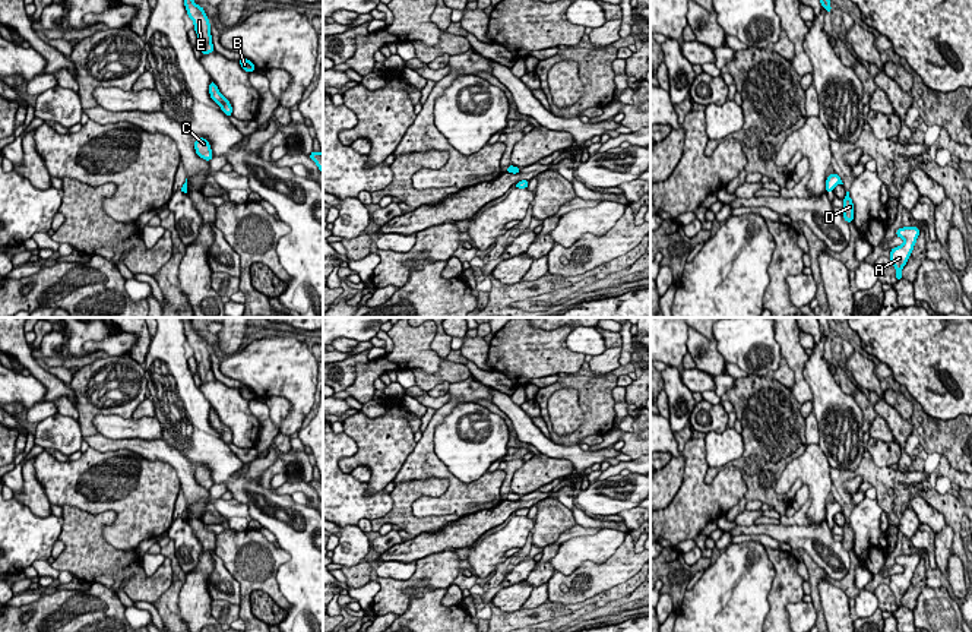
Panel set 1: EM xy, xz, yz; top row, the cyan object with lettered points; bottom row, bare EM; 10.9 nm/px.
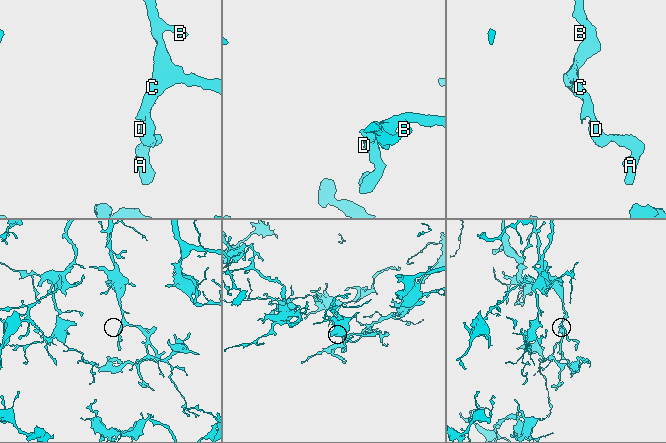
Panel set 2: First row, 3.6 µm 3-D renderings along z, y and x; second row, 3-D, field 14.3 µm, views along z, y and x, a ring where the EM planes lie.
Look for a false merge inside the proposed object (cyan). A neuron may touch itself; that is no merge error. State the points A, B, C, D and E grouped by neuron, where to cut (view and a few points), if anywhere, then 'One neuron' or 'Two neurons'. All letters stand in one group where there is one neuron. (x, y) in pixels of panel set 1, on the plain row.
Groups: A B C D E. No split. One neuron

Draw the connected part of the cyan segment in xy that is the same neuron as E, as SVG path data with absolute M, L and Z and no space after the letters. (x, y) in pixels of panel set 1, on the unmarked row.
M183 317L183 323L184 323L186 339L194 351L193 357L197 361L197 373L200 376L200 380L202 382L215 380L209 357L210 350L208 347L208 342L205 341L205 336L193 329L190 317Z

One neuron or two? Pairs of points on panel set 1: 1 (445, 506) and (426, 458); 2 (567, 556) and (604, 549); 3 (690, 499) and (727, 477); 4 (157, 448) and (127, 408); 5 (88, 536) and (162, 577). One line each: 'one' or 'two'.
1: one
2: one
3: one
4: two
5: one

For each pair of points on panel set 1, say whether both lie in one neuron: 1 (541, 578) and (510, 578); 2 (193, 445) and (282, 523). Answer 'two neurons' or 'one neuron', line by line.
1: two neurons
2: one neuron

